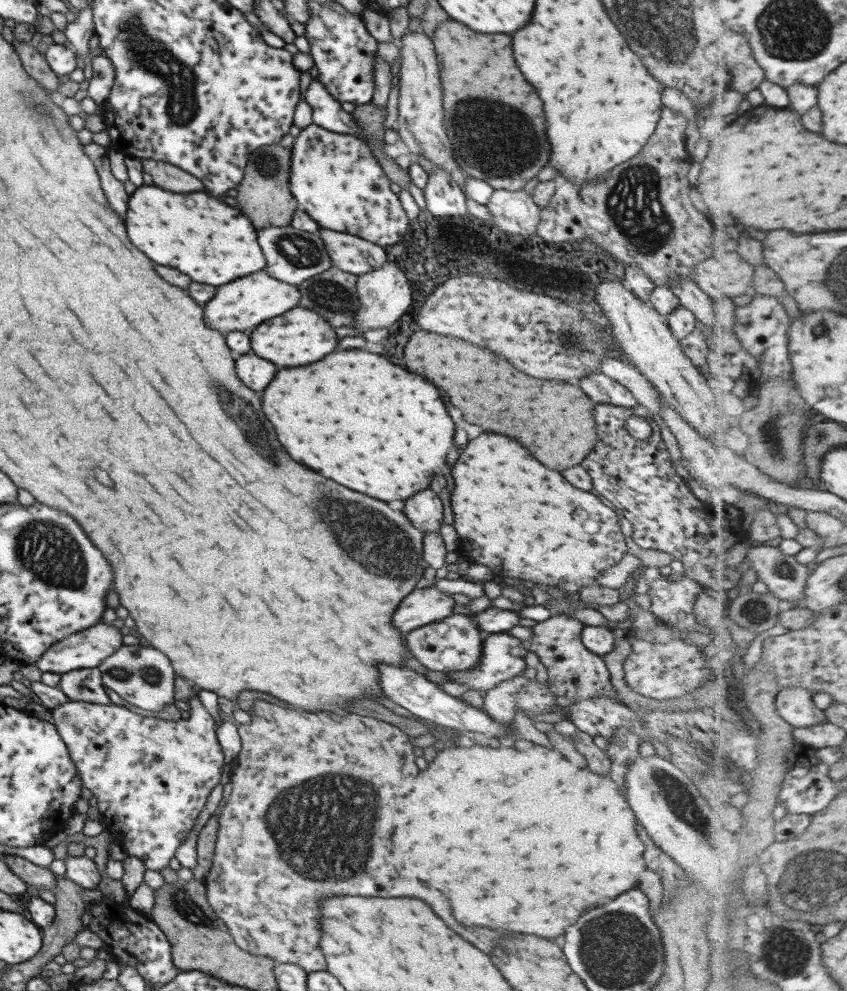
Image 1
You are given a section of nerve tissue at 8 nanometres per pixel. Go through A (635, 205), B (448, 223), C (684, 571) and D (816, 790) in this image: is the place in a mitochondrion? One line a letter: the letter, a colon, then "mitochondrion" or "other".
A: mitochondrion
B: mitochondrion
C: other
D: other

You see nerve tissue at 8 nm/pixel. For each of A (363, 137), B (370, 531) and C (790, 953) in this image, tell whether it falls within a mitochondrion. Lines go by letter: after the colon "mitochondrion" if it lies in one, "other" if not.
A: other
B: mitochondrion
C: mitochondrion

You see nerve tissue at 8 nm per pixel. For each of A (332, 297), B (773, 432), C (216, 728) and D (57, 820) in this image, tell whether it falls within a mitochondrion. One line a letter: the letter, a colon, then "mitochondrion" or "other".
A: mitochondrion
B: mitochondrion
C: other
D: other

